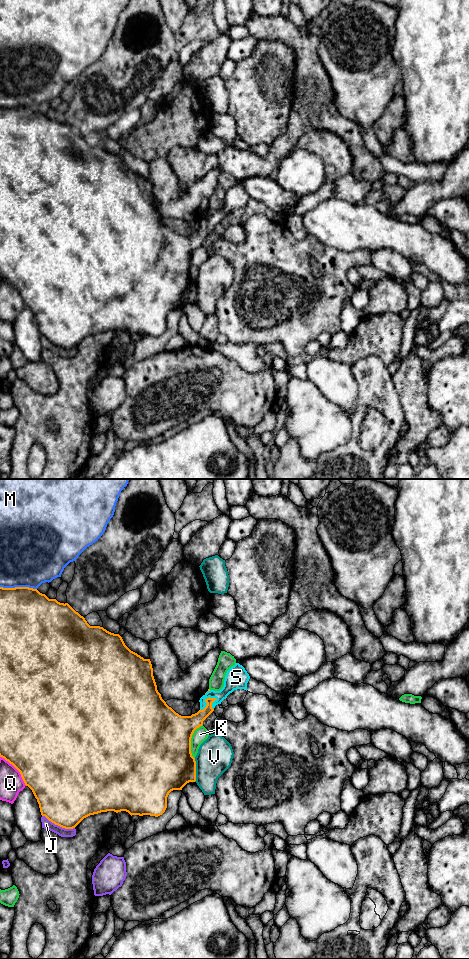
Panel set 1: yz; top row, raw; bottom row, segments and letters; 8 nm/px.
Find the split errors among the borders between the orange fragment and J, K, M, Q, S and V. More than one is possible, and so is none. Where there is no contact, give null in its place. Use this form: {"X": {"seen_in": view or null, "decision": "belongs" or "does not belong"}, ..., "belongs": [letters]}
{"J": {"seen_in": "yz", "decision": "does not belong"}, "K": {"seen_in": "yz", "decision": "does not belong"}, "M": {"seen_in": "yz", "decision": "does not belong"}, "Q": {"seen_in": "yz", "decision": "does not belong"}, "S": {"seen_in": "yz", "decision": "belongs"}, "V": {"seen_in": "yz", "decision": "does not belong"}, "belongs": ["S"]}

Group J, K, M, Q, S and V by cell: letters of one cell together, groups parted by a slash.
J / K / M / Q / S / V

